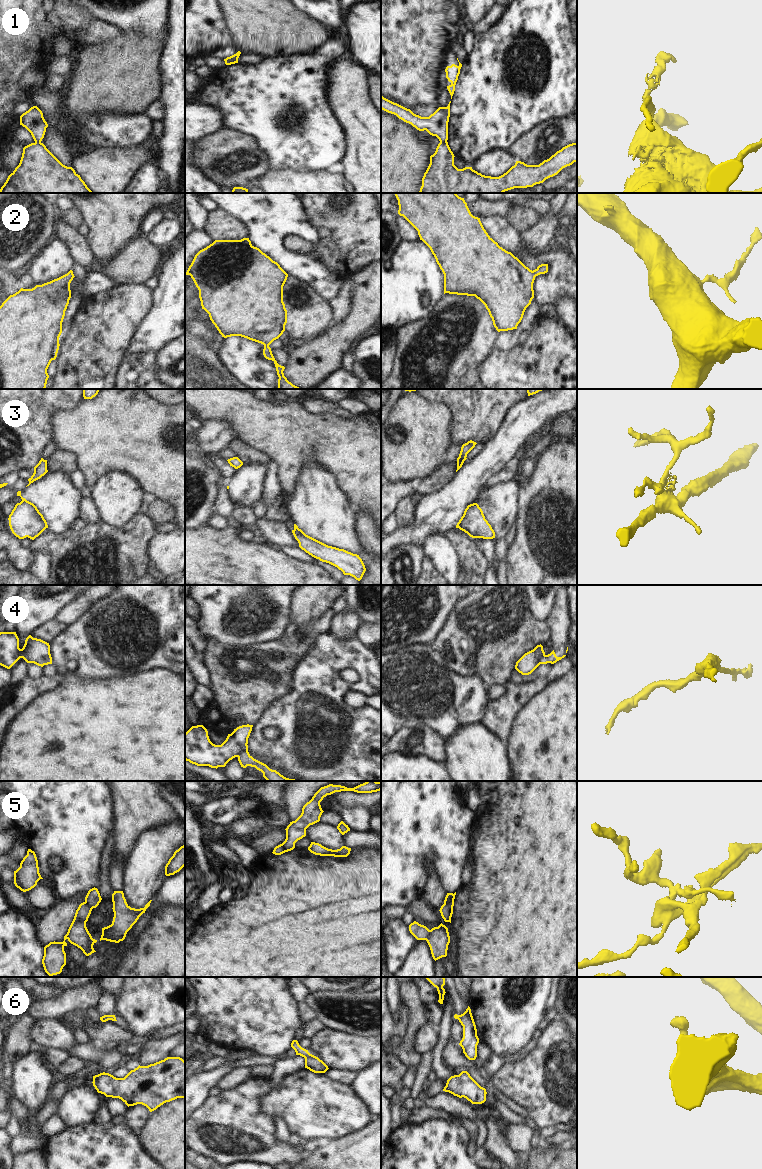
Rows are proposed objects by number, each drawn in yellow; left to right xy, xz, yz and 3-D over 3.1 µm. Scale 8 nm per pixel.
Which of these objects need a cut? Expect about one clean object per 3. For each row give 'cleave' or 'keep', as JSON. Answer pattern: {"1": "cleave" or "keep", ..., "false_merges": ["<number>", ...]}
{"1": "cleave", "2": "keep", "3": "cleave", "4": "cleave", "5": "cleave", "6": "cleave", "false_merges": ["1", "3", "4", "5", "6"]}

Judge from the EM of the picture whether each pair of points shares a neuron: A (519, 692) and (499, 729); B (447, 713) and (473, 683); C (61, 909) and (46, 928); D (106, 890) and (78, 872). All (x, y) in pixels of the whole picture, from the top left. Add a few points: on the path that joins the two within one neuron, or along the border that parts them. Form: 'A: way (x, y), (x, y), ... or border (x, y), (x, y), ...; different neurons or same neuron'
A: way (512, 701), (499, 714), (499, 720); same neuron
B: way (453, 706), (469, 690); same neuron
C: way (60, 914), (51, 923); same neuron
D: border (103, 866), (96, 887); different neurons

